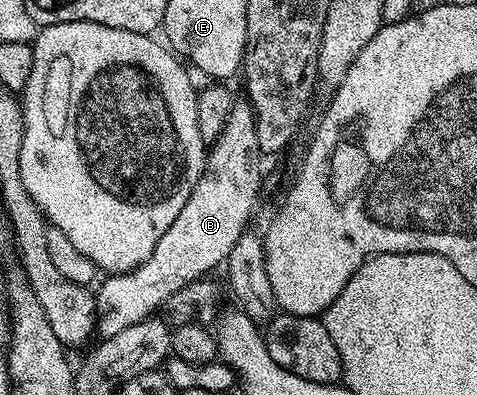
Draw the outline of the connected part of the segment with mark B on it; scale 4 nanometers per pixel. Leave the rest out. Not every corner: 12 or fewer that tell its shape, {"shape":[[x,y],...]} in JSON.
{"shape":[[236,103],[153,255],[95,293],[100,338],[224,264],[265,185]]}

